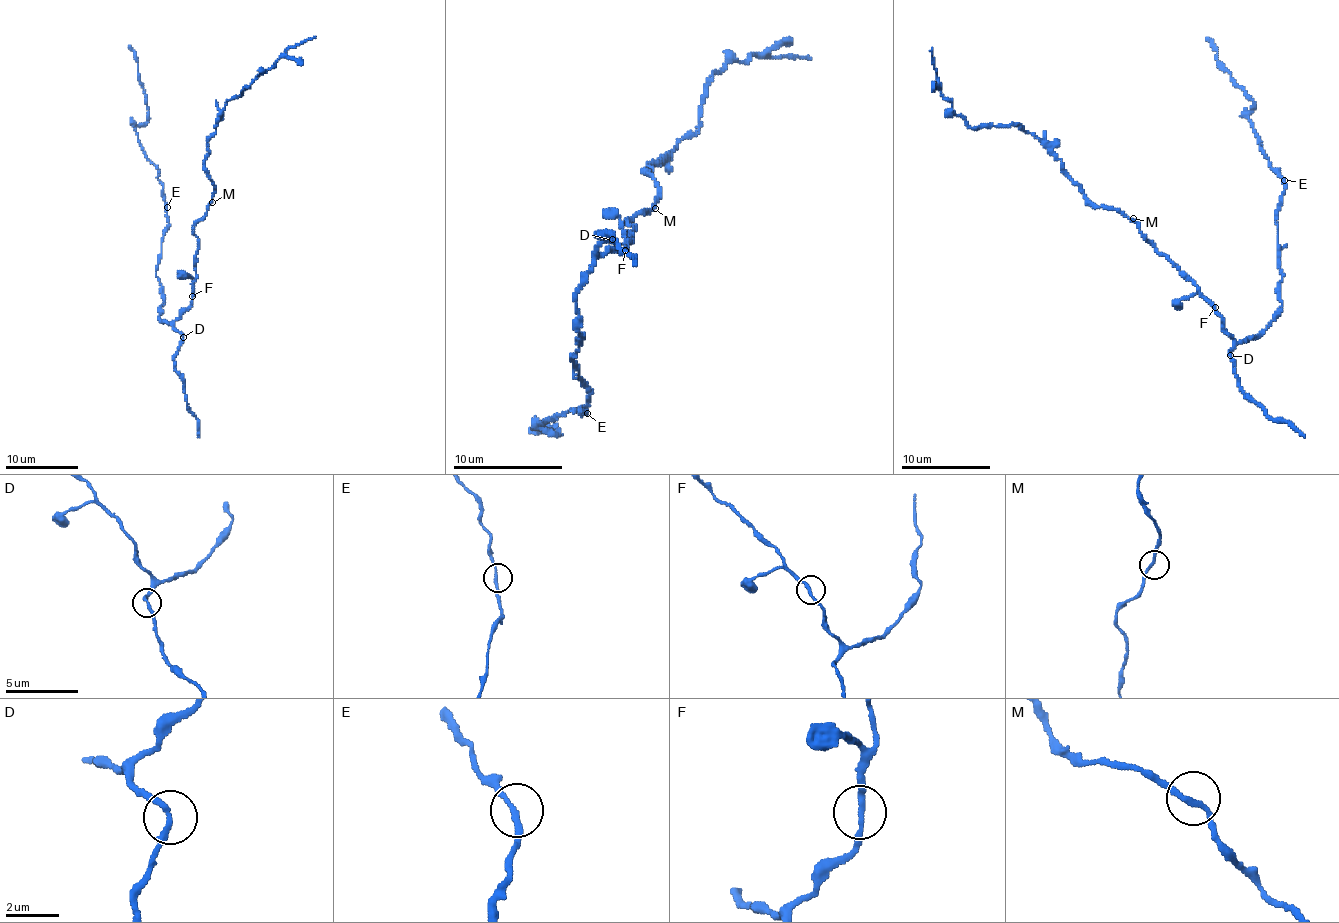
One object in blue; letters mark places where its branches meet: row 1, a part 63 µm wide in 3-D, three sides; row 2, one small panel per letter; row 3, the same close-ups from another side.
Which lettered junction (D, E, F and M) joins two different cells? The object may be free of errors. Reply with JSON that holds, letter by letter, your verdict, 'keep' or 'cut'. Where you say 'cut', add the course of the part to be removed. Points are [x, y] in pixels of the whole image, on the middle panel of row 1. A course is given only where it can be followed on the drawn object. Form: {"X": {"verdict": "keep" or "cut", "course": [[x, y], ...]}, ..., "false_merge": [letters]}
{"D": {"verdict": "keep"}, "E": {"verdict": "keep"}, "F": {"verdict": "keep"}, "M": {"verdict": "keep"}, "false_merge": []}

